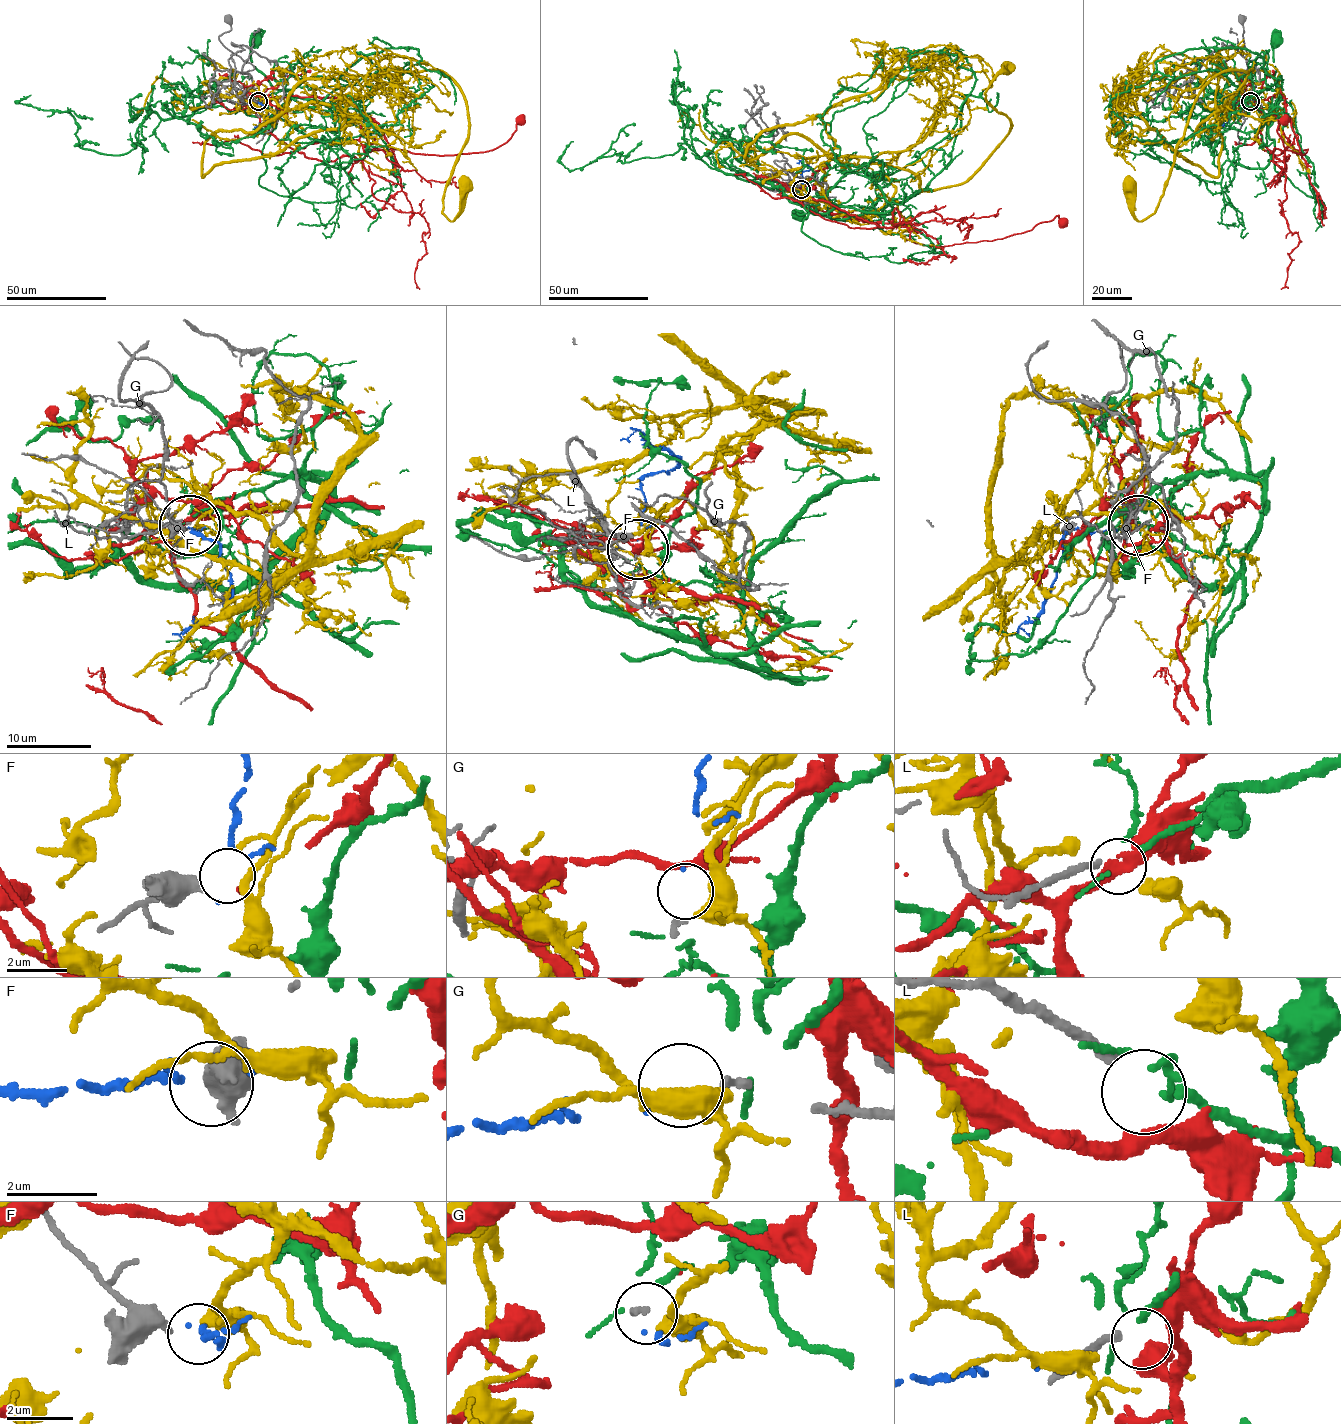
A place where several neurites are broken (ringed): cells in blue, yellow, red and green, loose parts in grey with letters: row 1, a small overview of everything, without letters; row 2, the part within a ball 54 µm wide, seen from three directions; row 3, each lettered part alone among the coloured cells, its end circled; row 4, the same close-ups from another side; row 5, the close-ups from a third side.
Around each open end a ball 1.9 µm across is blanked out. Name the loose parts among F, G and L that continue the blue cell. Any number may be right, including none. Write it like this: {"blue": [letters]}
{"blue": ["G"]}

